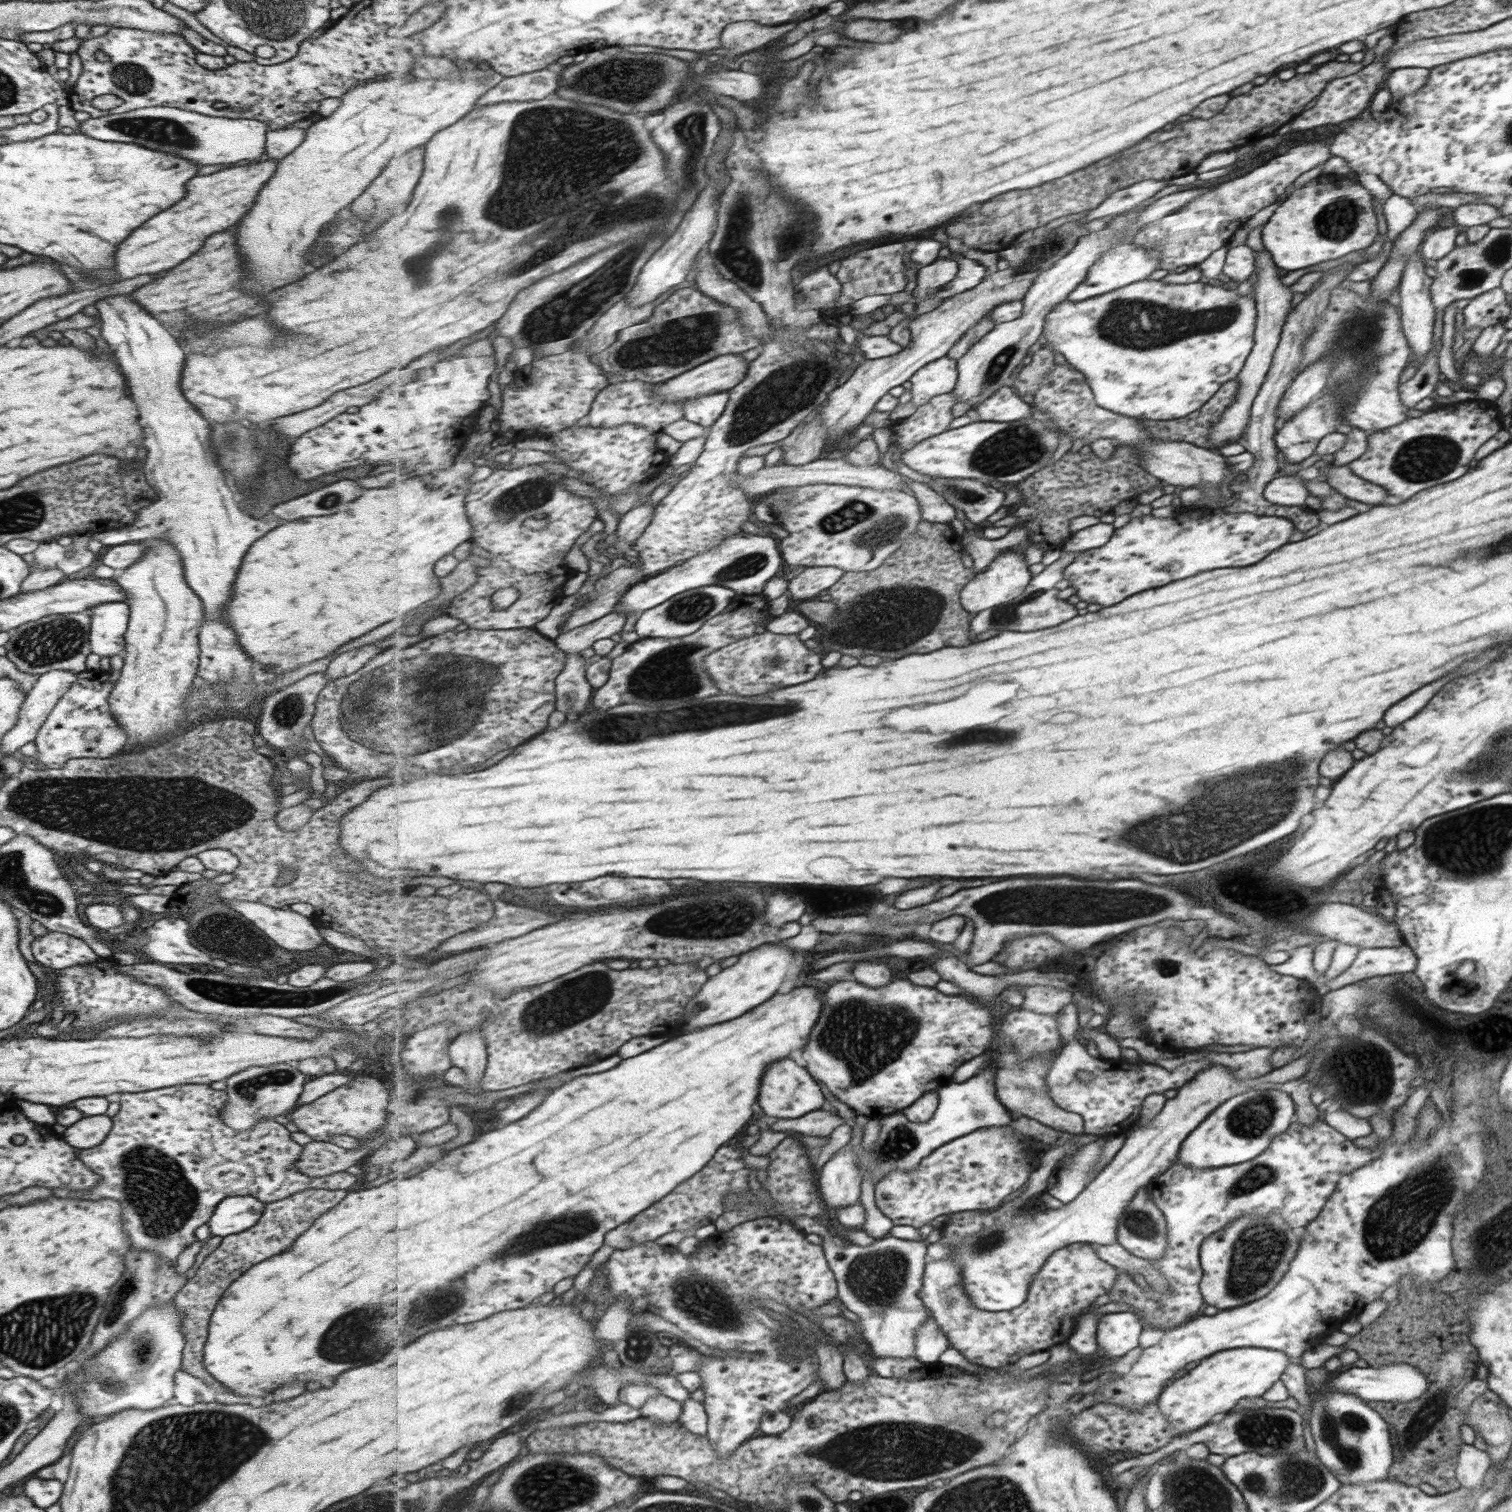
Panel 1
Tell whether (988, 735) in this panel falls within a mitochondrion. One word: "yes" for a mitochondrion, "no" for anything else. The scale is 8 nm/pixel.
yes

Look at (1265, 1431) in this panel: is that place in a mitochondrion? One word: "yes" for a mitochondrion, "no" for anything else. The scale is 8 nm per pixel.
yes

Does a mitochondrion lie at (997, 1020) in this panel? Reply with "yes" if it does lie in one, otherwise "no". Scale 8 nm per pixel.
no

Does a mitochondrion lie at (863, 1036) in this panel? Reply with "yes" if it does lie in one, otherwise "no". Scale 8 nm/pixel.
yes

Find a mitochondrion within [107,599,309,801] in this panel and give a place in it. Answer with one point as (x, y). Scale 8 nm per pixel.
(287, 712)

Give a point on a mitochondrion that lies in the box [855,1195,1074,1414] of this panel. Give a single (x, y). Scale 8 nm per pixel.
(985, 1244)

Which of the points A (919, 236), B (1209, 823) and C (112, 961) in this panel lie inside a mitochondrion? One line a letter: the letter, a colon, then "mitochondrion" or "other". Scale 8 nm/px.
A: other
B: mitochondrion
C: other

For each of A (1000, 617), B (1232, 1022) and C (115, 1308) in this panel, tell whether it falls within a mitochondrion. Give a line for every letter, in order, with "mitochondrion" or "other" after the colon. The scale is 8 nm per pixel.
A: mitochondrion
B: other
C: mitochondrion

